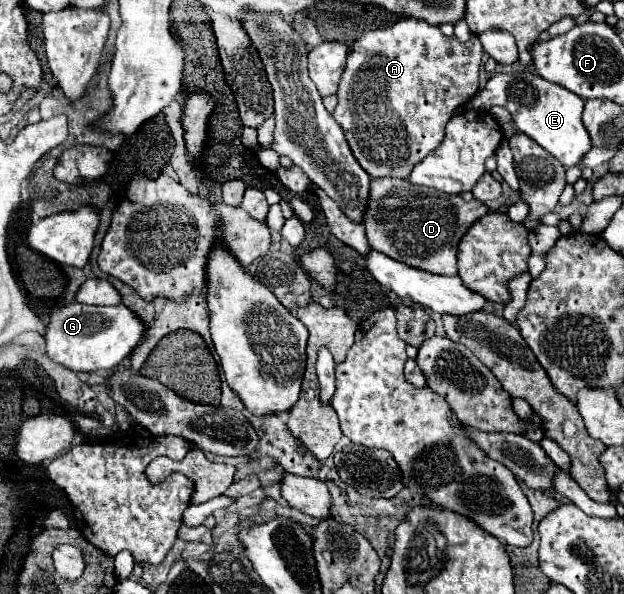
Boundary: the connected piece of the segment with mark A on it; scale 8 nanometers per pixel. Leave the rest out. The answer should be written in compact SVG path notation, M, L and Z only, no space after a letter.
M398 18L392 26L364 32L352 46L348 54L348 64L338 86L338 106L332 118L340 124L346 134L348 146L358 160L358 164L374 176L410 178L410 170L424 156L428 156L444 138L444 126L452 112L476 96L480 86L480 62L482 46L476 36L468 42L460 42L454 36L444 36L440 28L416 20Z

